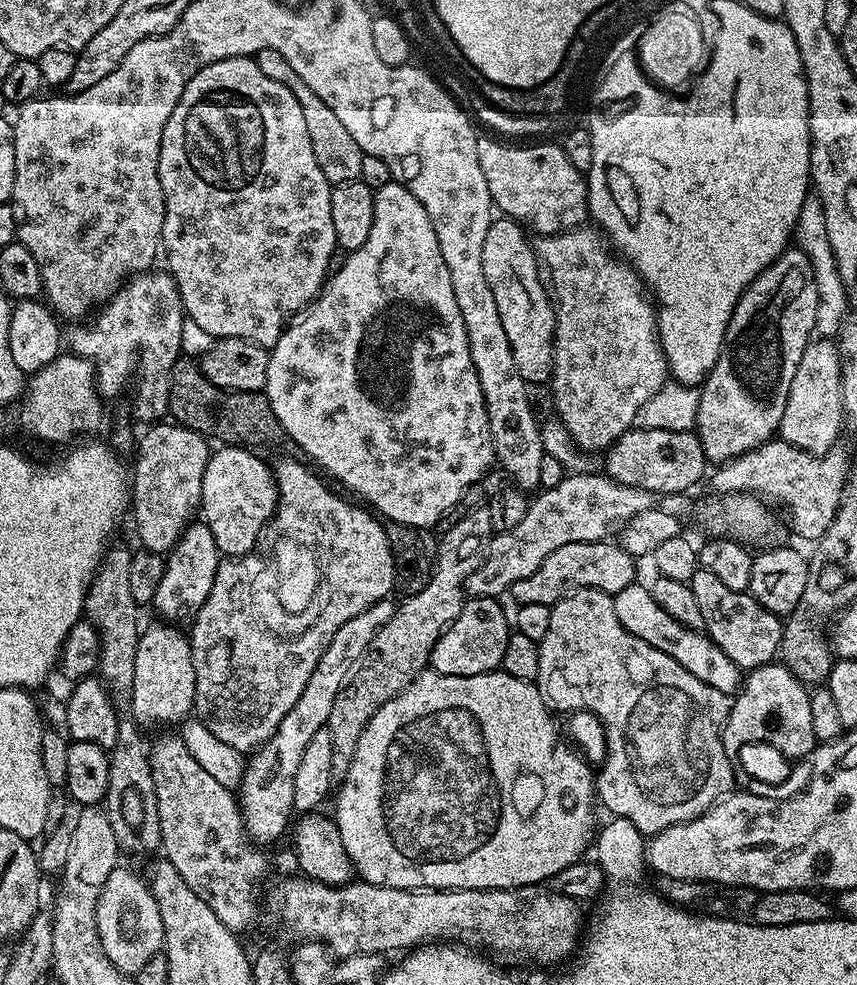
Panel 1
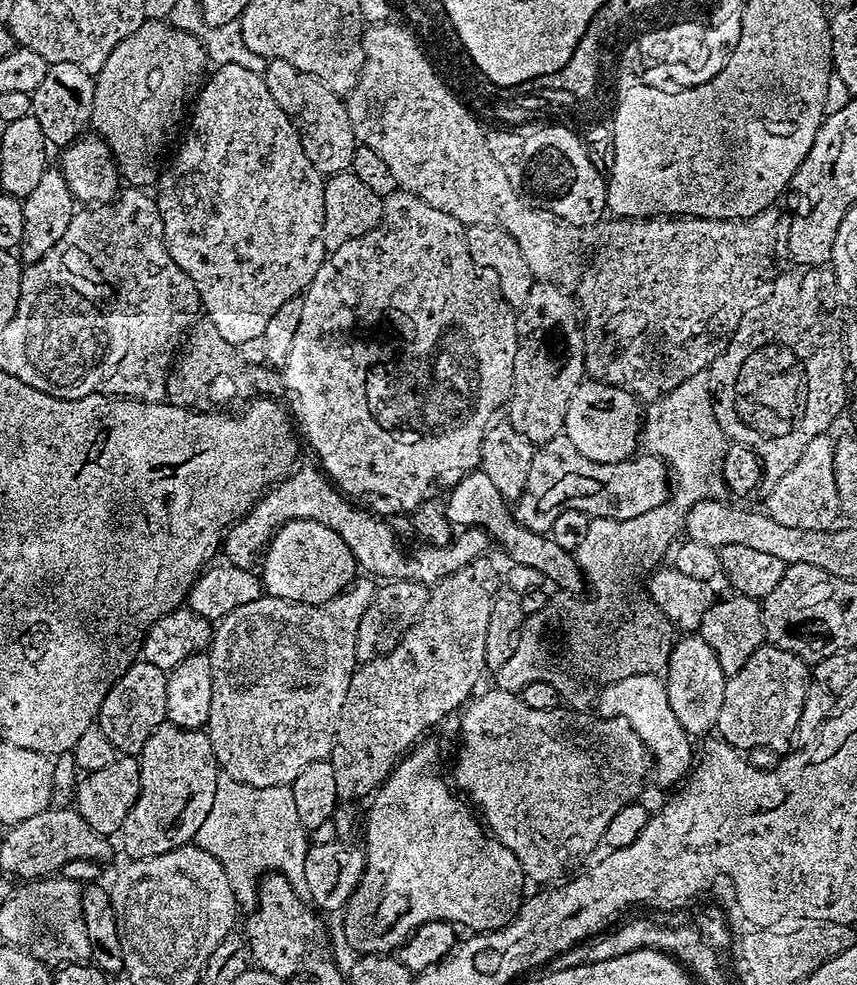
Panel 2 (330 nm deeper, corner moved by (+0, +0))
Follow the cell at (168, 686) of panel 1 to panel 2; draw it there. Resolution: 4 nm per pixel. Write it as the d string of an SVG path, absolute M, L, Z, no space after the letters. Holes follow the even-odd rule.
M157 727L141 745L138 761L140 788L118 833L129 861L166 854L189 843L210 812L218 779L214 750L204 730Z

